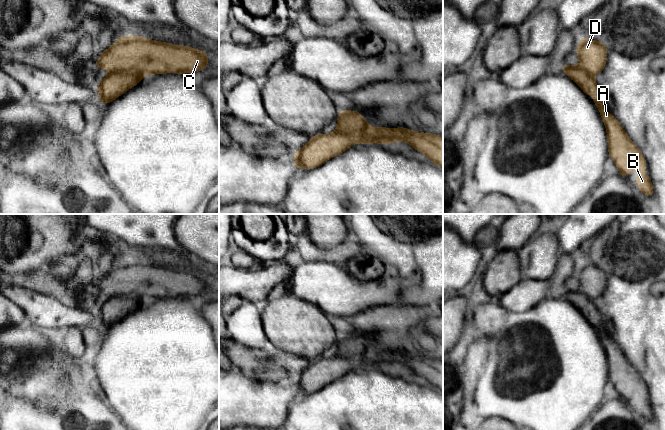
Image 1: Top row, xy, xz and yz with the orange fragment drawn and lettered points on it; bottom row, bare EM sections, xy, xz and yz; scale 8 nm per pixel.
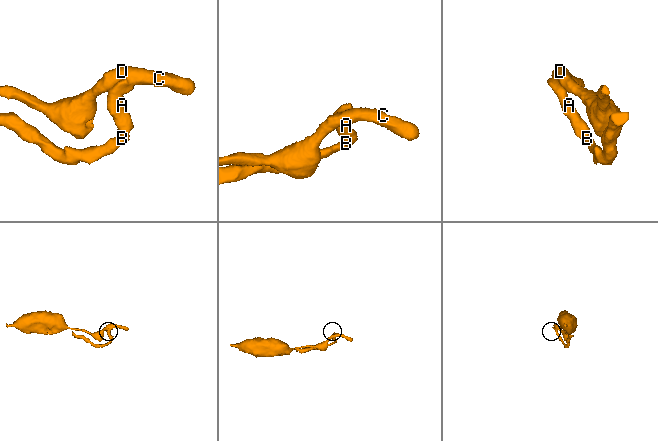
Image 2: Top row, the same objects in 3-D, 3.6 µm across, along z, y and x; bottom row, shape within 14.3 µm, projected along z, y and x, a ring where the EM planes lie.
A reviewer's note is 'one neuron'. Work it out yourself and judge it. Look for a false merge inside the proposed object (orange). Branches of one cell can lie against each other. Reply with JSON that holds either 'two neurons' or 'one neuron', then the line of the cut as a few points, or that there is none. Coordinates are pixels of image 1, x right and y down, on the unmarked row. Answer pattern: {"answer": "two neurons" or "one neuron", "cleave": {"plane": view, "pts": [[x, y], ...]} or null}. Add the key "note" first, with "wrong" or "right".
{"note": "wrong", "answer": "two neurons", "cleave": {"plane": "xy", "pts": [[109, 296], [137, 295], [143, 300]]}}

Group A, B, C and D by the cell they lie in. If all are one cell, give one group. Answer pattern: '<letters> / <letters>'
A B / C D

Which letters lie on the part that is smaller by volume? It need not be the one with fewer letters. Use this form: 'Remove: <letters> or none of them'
Remove: A, B

